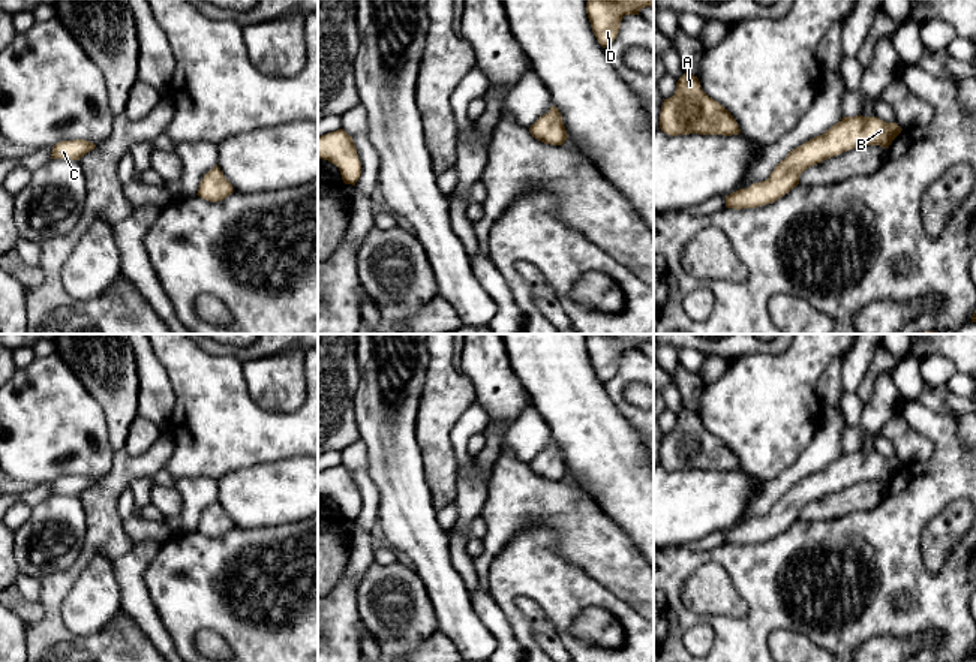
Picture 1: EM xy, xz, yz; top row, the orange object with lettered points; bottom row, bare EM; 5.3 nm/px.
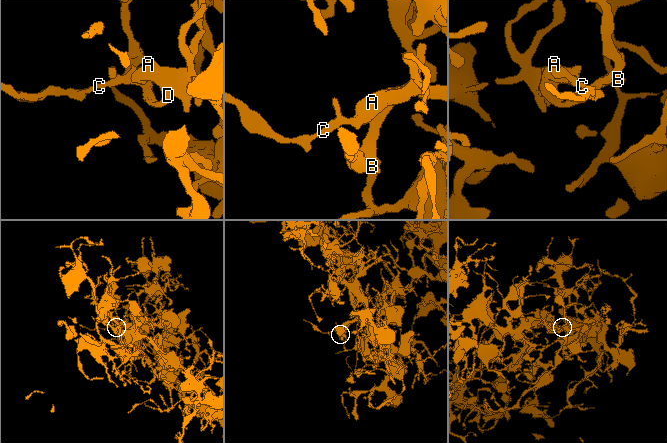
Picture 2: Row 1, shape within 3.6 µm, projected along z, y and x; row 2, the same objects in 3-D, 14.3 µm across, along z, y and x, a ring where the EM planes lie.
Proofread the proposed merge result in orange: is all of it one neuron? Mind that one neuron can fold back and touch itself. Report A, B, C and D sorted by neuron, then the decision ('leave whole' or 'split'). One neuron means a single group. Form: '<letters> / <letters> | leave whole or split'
A B C D | leave whole

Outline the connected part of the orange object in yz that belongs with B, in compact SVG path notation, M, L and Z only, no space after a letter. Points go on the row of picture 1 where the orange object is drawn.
M861 114L843 117L823 135L792 150L768 180L726 196L726 207L742 210L772 204L796 187L801 174L810 166L862 145L889 148L901 130L897 123L886 123L877 117L862 117Z

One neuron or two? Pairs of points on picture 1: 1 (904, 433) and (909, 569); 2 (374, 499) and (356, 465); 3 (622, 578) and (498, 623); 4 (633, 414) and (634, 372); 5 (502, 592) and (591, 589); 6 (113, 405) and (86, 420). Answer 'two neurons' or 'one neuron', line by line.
1: two neurons
2: one neuron
3: two neurons
4: one neuron
5: one neuron
6: two neurons

